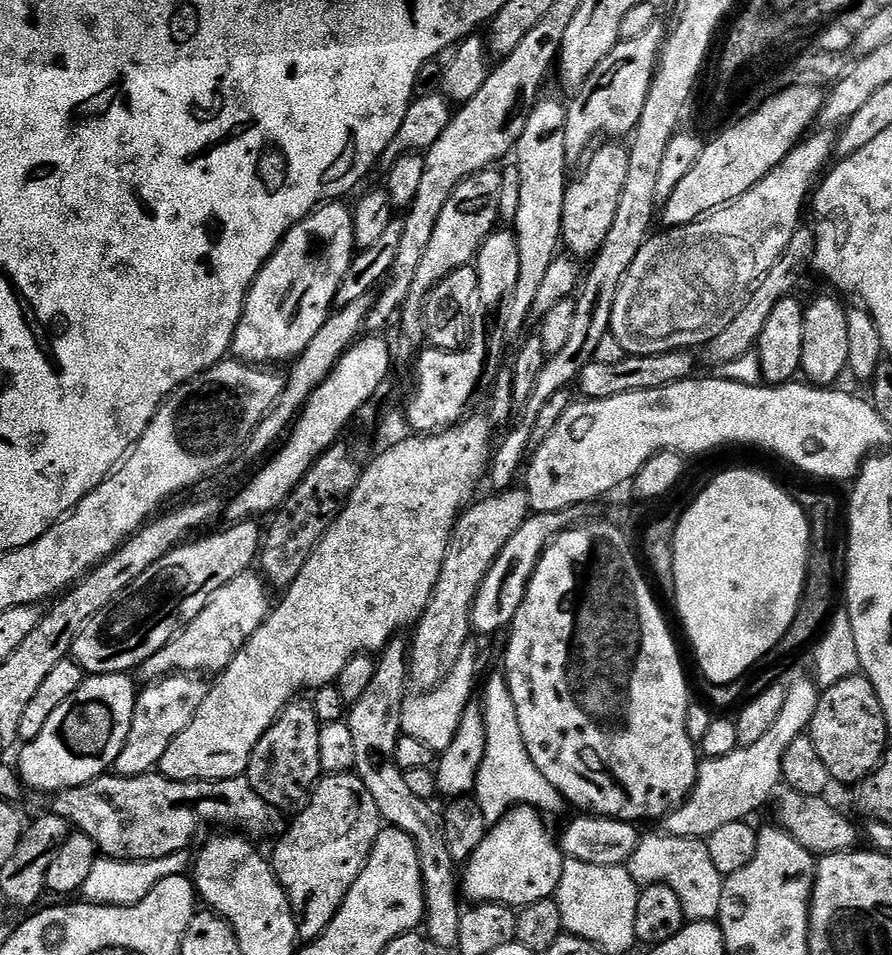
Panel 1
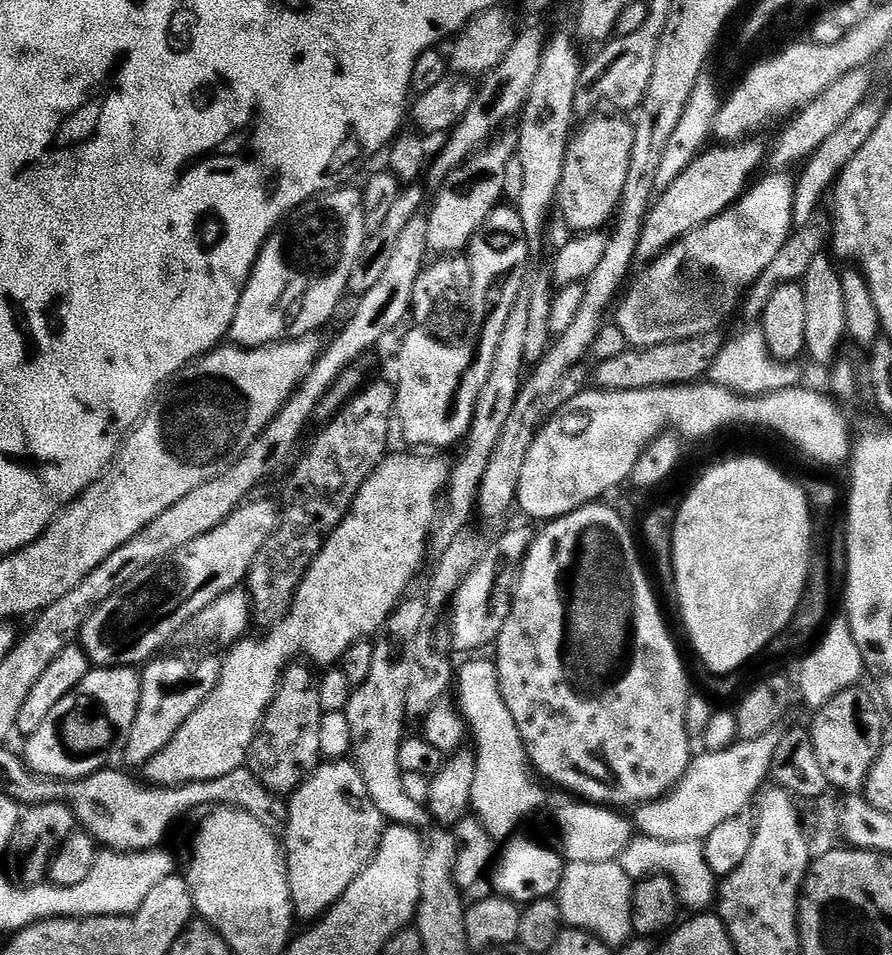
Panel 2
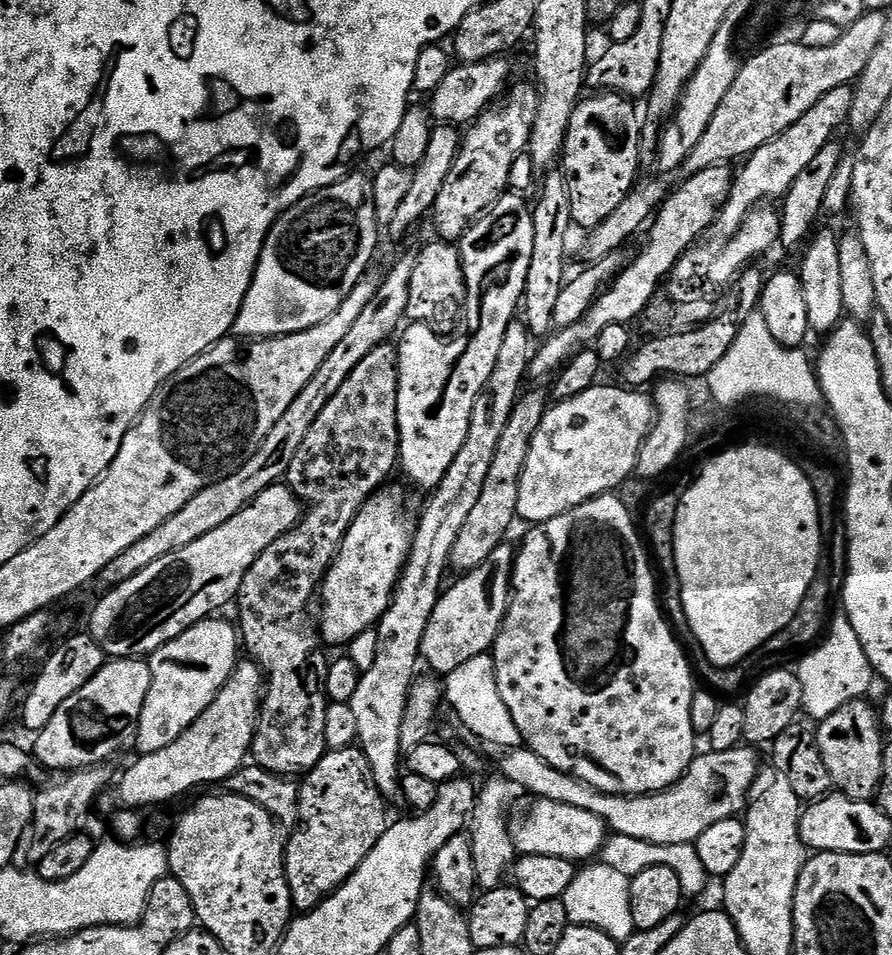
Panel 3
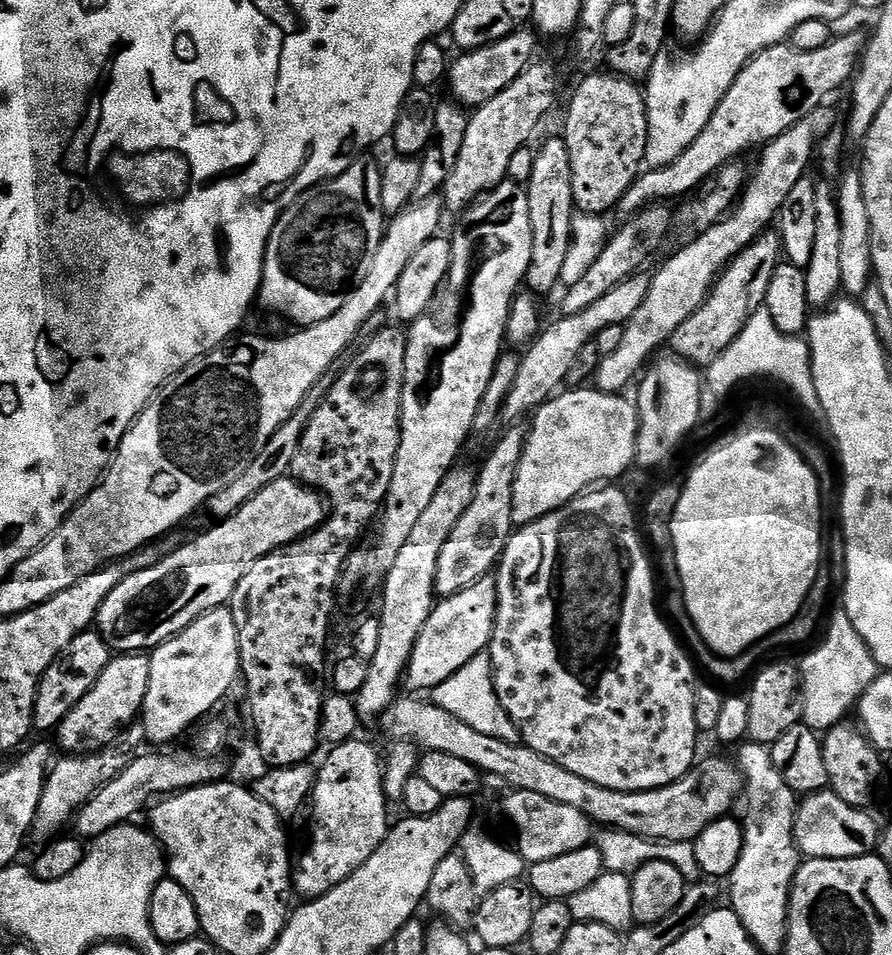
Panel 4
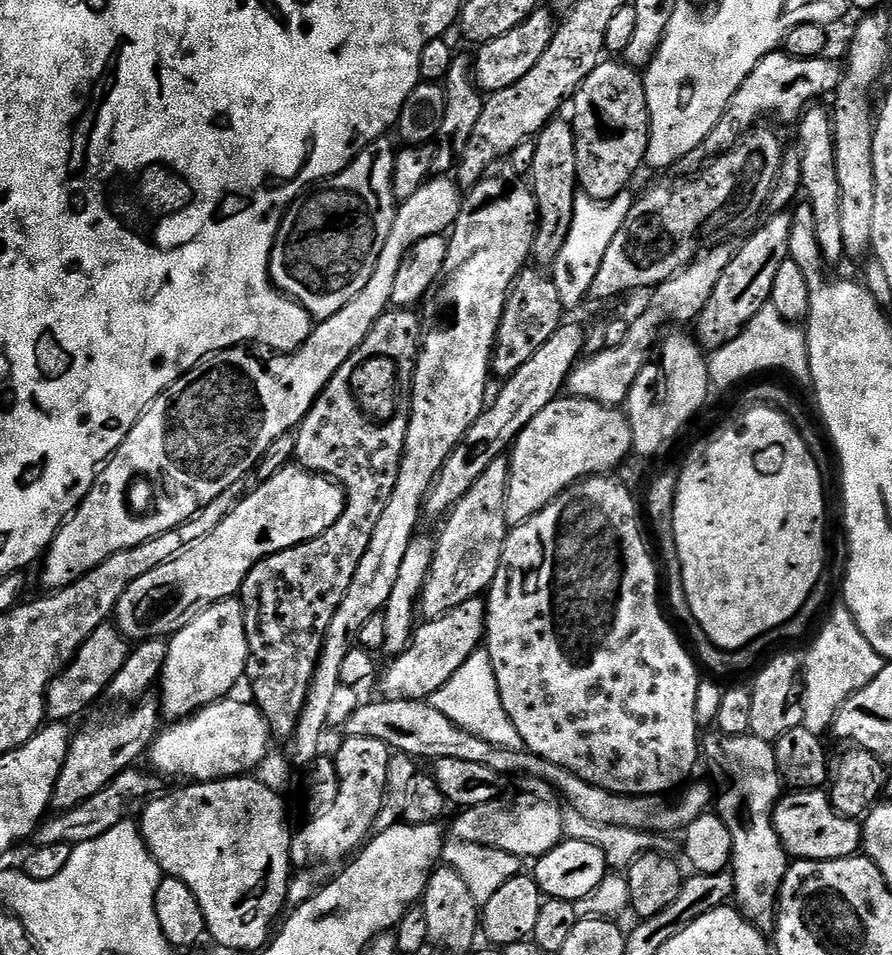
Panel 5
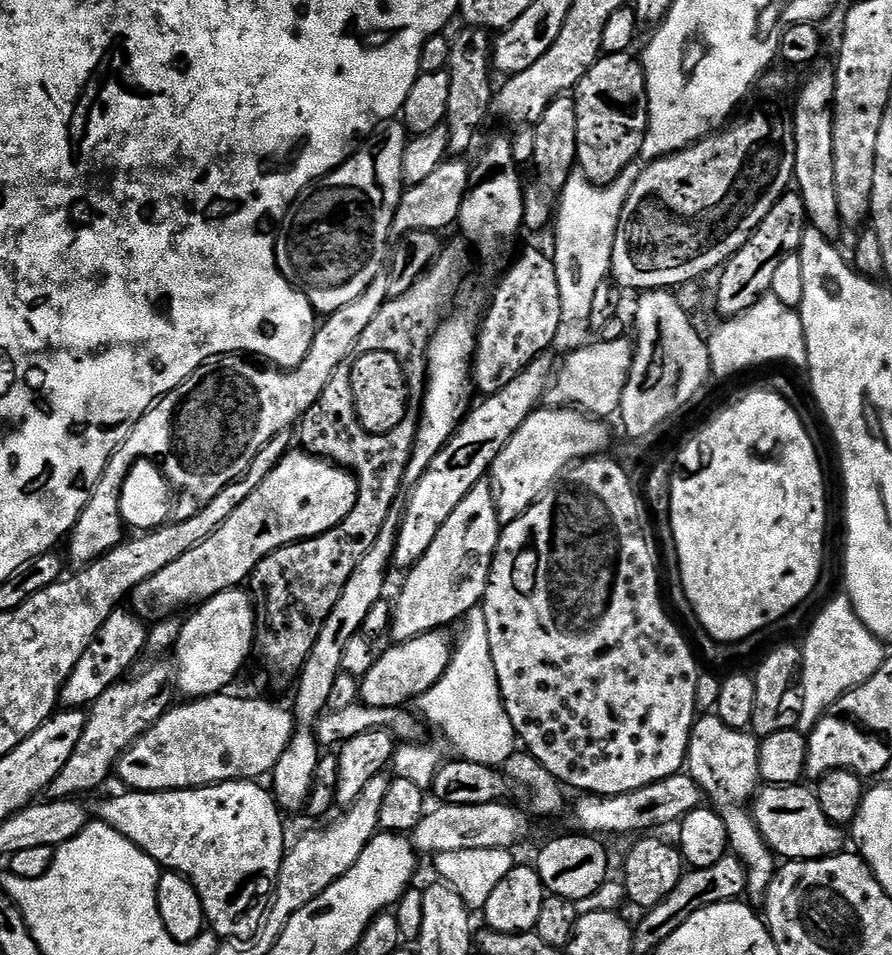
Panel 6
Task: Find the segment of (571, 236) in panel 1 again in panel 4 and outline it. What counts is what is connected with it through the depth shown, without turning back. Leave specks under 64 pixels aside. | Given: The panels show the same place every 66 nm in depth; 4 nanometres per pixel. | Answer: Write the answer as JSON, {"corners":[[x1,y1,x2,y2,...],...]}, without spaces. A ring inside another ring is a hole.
{"corners":[[603,74,588,76,576,88,568,104,562,138,570,150,570,170,574,174,574,202,581,213,598,216,619,205,620,199,645,167,644,155,648,145,648,101,641,85,624,76]]}

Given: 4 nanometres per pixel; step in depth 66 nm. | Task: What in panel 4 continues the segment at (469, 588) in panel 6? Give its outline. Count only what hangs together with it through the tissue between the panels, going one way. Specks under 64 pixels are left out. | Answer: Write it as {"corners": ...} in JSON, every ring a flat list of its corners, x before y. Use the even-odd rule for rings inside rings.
{"corners":[[520,426,509,428,512,429,493,446,484,465,478,468,474,500,470,502,470,506,466,506,466,514,458,518,458,526,454,526,450,538,446,538,442,554,438,554,437,597,458,594,466,590,466,586,474,586,474,582,489,575,499,565,504,548,513,534,514,482,518,466,522,462,526,432]]}

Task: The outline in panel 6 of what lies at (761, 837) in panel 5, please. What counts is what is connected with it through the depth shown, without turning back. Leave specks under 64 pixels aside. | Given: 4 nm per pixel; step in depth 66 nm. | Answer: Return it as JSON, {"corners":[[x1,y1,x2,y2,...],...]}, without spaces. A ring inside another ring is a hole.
{"corners":[[704,714,692,726,686,772,694,778,707,803,726,826,731,855,739,856,748,872,747,895,763,898,767,896,770,882,778,871,778,857,762,838,750,807,762,784,759,753,760,740,751,731,731,728,719,716]]}

